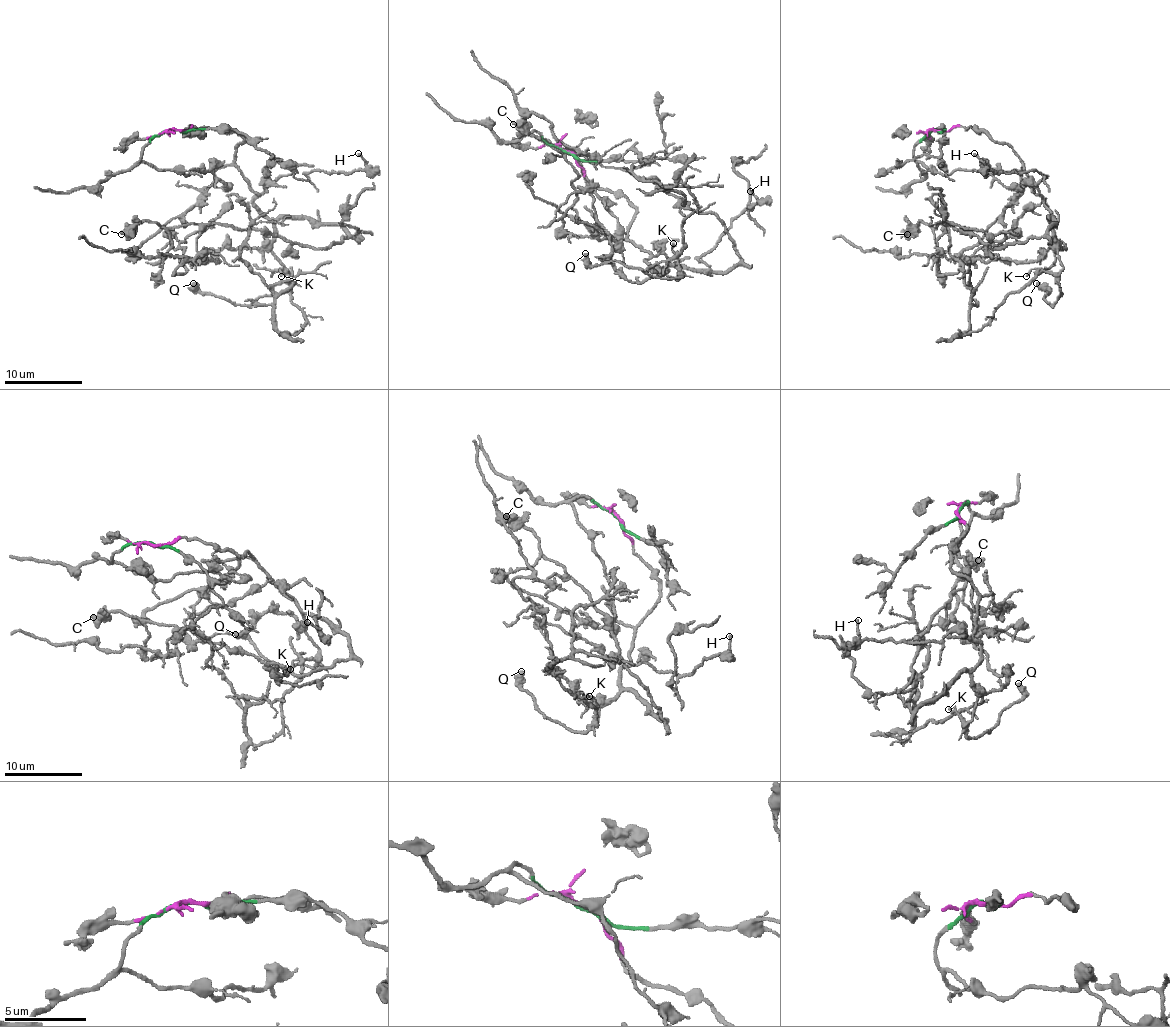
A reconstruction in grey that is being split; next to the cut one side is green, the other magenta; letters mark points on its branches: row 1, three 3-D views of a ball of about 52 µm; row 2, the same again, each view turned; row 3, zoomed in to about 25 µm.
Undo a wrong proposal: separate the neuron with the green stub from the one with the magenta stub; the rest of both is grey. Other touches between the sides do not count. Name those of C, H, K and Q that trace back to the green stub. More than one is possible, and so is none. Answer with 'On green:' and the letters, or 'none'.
On green: none

